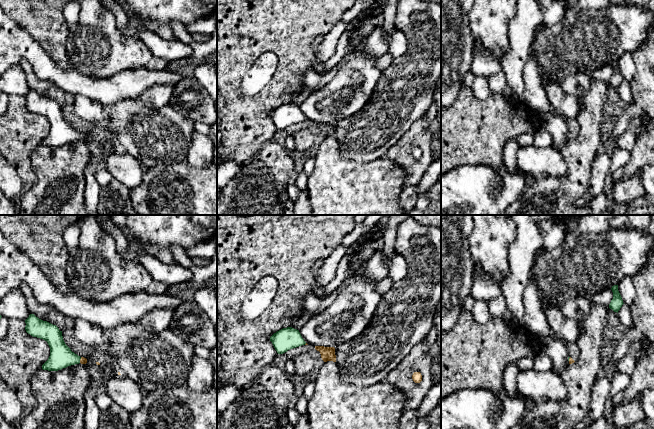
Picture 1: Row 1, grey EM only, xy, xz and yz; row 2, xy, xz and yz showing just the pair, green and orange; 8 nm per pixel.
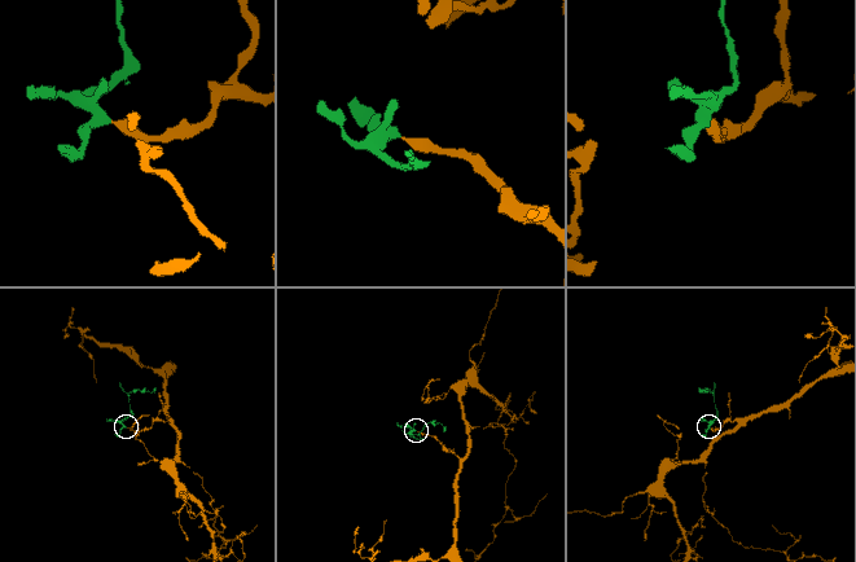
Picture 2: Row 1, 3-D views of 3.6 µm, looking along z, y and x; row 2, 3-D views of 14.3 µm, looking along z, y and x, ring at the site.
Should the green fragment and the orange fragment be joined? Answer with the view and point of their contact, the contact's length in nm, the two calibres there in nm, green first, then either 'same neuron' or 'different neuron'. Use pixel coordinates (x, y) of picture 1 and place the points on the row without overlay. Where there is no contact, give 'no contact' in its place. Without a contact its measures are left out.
contact xy (79, 136); length 50 nm; calibres 190 and 50 nm; same neuron

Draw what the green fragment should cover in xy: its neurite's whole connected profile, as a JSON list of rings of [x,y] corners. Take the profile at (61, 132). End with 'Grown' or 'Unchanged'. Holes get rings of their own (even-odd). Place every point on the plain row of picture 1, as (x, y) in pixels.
[[[30,90],[25,99],[28,110],[45,116],[50,123],[50,132],[42,141],[43,146],[58,147],[71,141],[87,139],[86,134],[78,132],[65,120],[62,107],[56,101],[43,97],[34,90]]]. Grown

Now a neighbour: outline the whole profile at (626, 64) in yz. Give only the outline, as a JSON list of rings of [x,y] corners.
[[[632,51],[627,52],[618,60],[618,67],[622,73],[623,79],[630,81],[636,71]]]

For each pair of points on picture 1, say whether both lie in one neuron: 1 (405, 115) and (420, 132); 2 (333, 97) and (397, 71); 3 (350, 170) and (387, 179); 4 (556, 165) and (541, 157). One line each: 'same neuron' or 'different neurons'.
1: different neurons
2: different neurons
3: same neuron
4: same neuron

